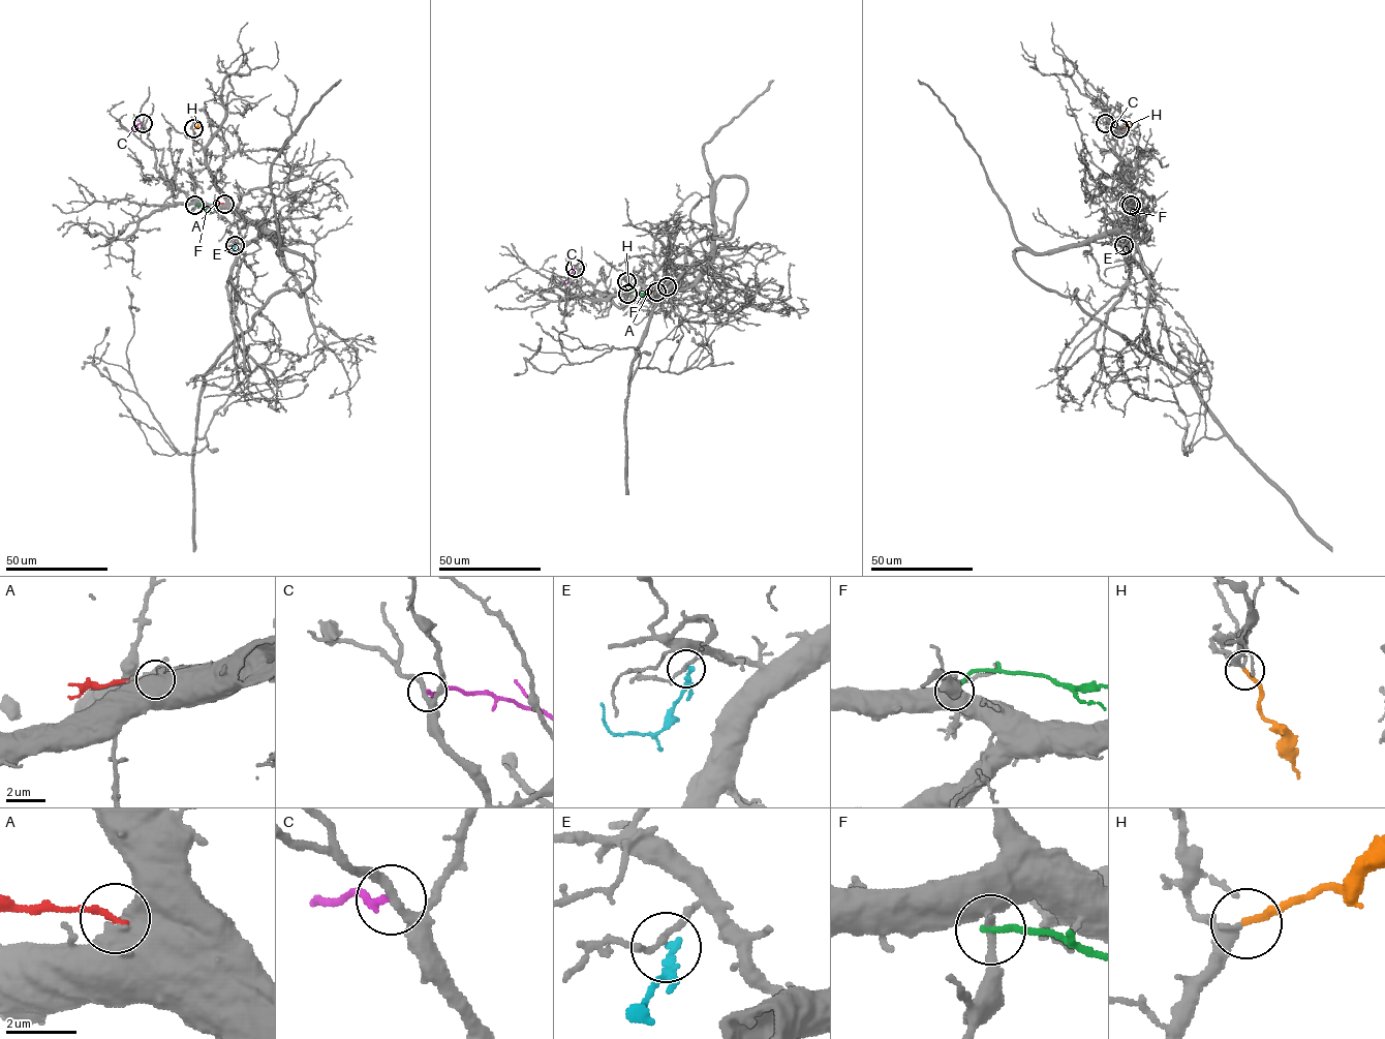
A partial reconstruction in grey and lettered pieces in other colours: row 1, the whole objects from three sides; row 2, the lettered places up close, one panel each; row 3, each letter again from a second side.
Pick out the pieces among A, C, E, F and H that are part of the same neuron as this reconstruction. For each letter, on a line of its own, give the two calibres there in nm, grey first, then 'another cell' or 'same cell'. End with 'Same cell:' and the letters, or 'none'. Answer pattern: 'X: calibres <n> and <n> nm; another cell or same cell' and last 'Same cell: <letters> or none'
A: calibres 850 and 170 nm; another cell
C: calibres 260 and 200 nm; another cell
E: calibres 160 and 200 nm; another cell
F: calibres 340 and 180 nm; another cell
H: calibres 280 and 190 nm; same cell
Same cell: H

